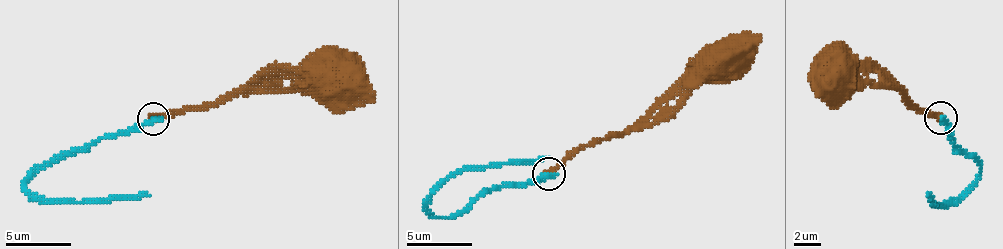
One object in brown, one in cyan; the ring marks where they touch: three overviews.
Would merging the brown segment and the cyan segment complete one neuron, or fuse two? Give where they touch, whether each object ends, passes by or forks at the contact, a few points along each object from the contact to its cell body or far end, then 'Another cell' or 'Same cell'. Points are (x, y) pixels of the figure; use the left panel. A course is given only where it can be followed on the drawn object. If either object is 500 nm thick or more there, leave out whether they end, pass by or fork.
Place: (153, 118). At the ring brown ends. At the ring cyan ends. Course of brown: (152, 117), (237, 96), (264, 75), (302, 74), (313, 83), (333, 76). Course of cyan: (152, 121), (99, 138), (48, 165), (25, 185), (36, 200), (64, 203), (150, 196). Another cell

